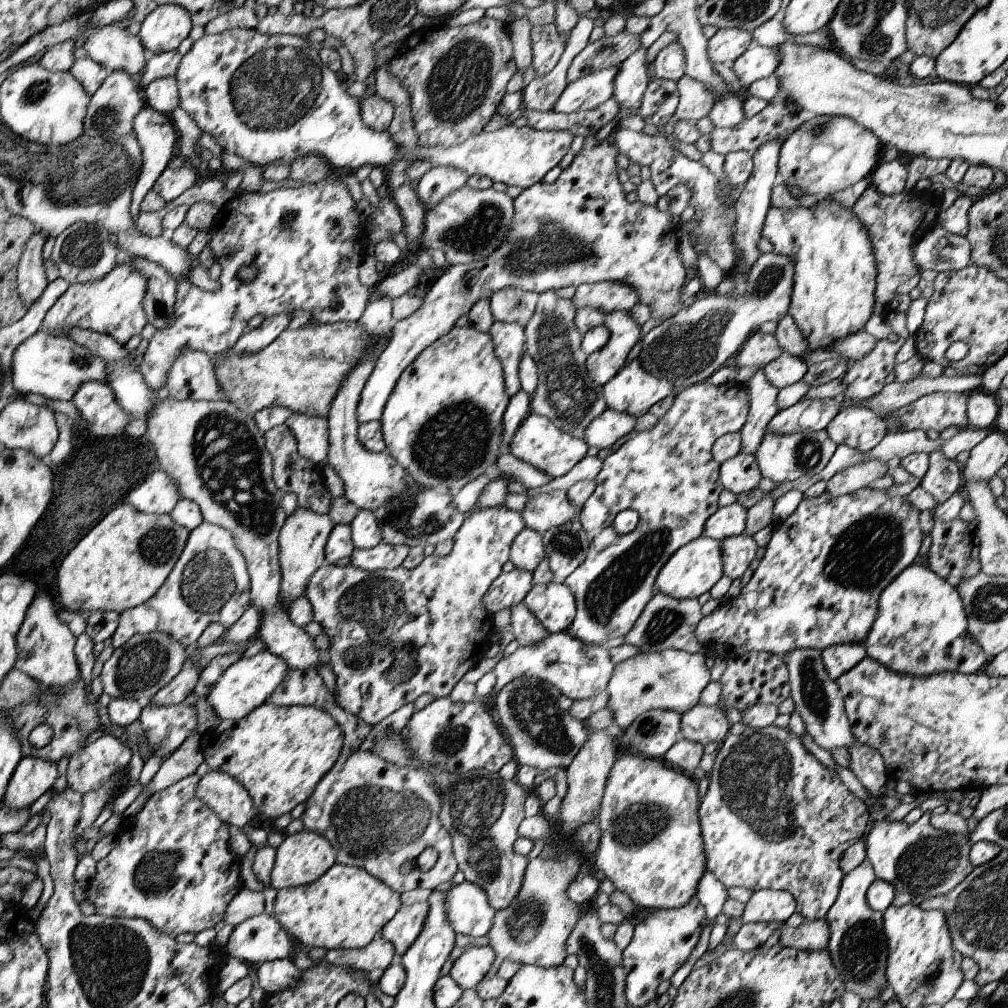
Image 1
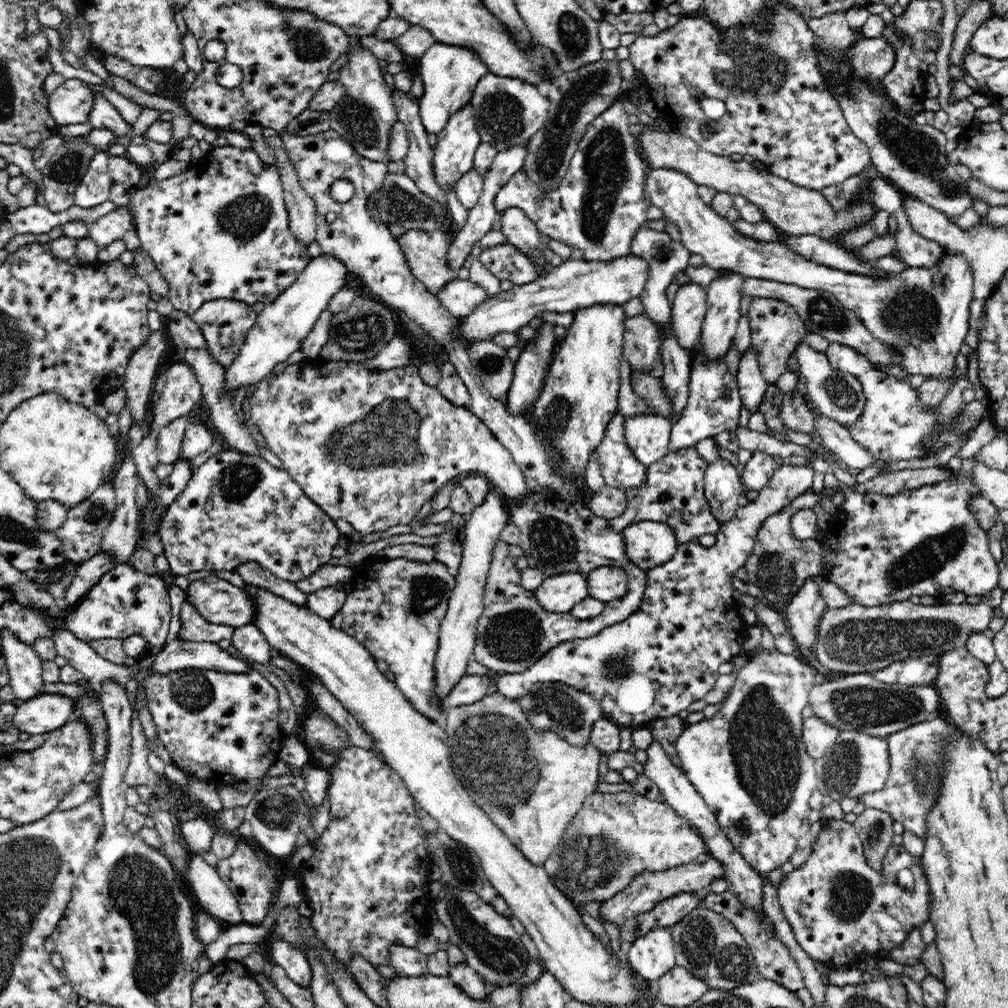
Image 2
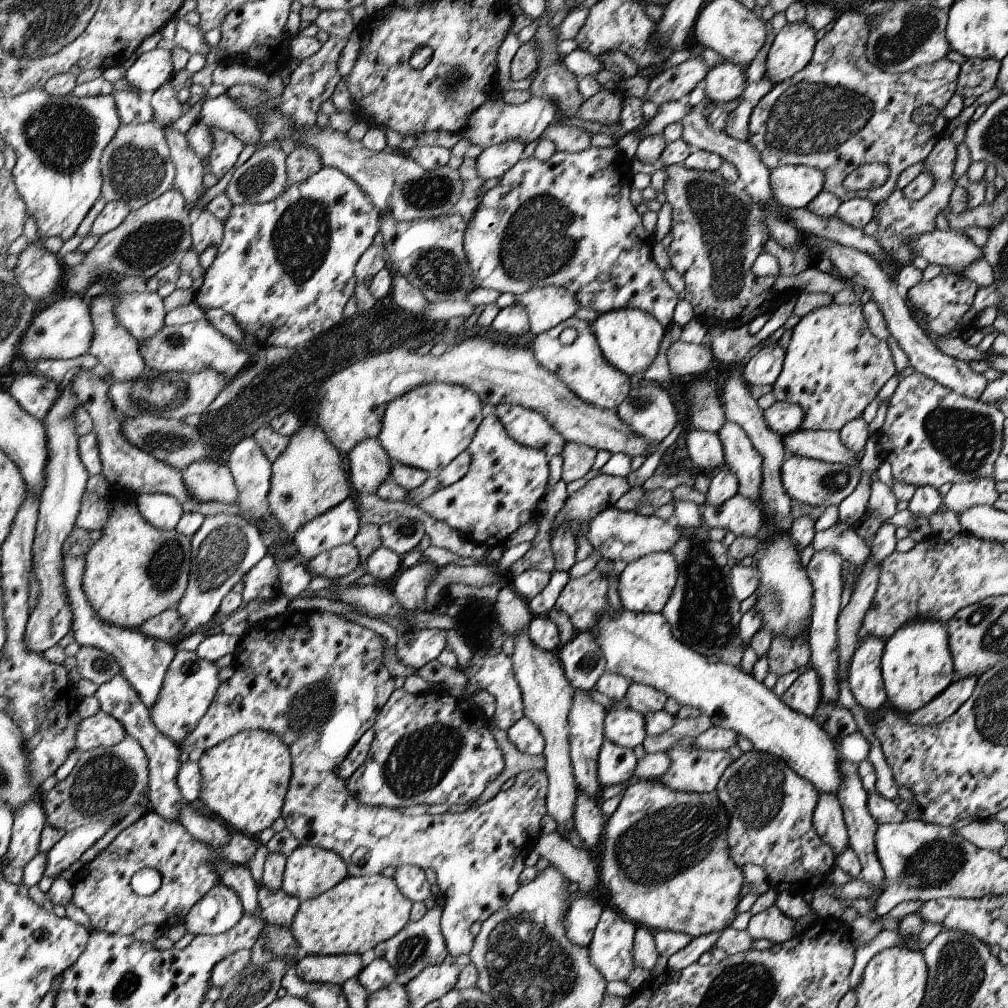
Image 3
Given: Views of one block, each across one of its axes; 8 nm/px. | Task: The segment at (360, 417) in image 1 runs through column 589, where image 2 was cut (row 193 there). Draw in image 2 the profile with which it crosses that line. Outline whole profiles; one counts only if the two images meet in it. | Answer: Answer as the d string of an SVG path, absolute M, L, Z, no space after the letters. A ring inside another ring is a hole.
M228 145L212 149L205 154L203 159L191 160L188 162L188 168L181 174L176 174L153 185L146 186L144 189L139 189L136 194L132 194L132 198L124 207L132 215L132 223L135 225L141 248L148 253L169 285L167 298L176 310L192 315L202 304L216 299L237 300L247 305L256 304L256 302L268 304L274 302L275 298L278 298L287 287L296 282L298 275L306 268L311 257L308 255L307 247L300 244L289 229L289 214L285 204L282 181L276 166L264 163L252 149L244 150Z

